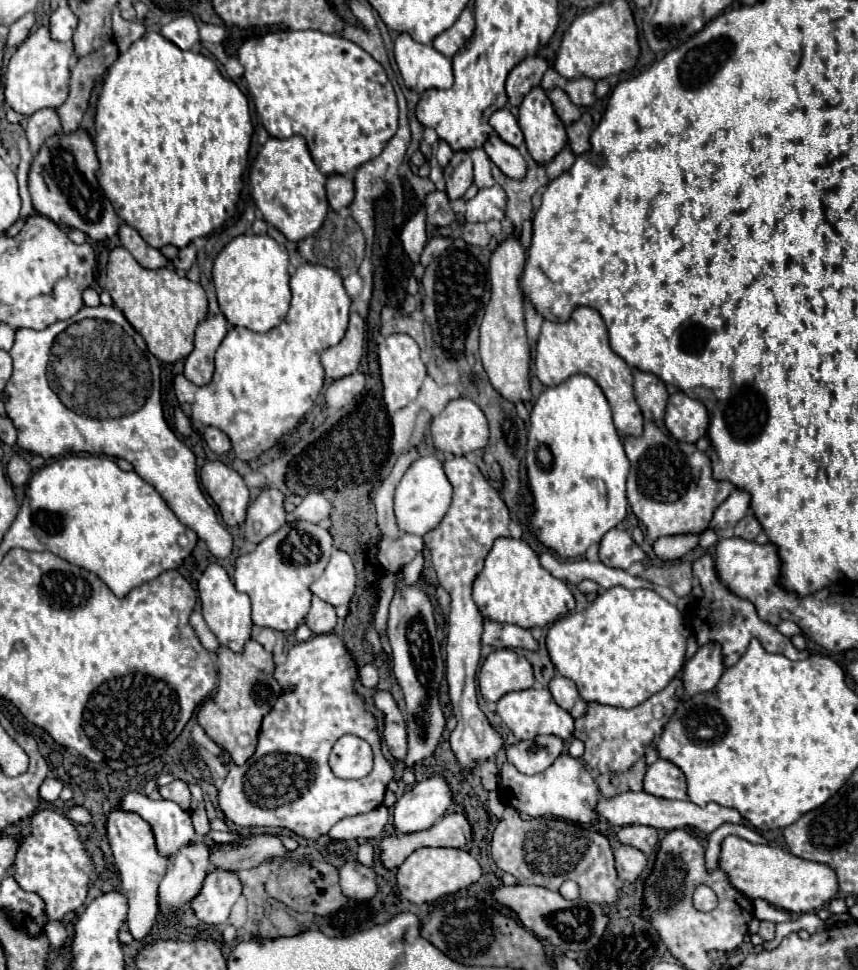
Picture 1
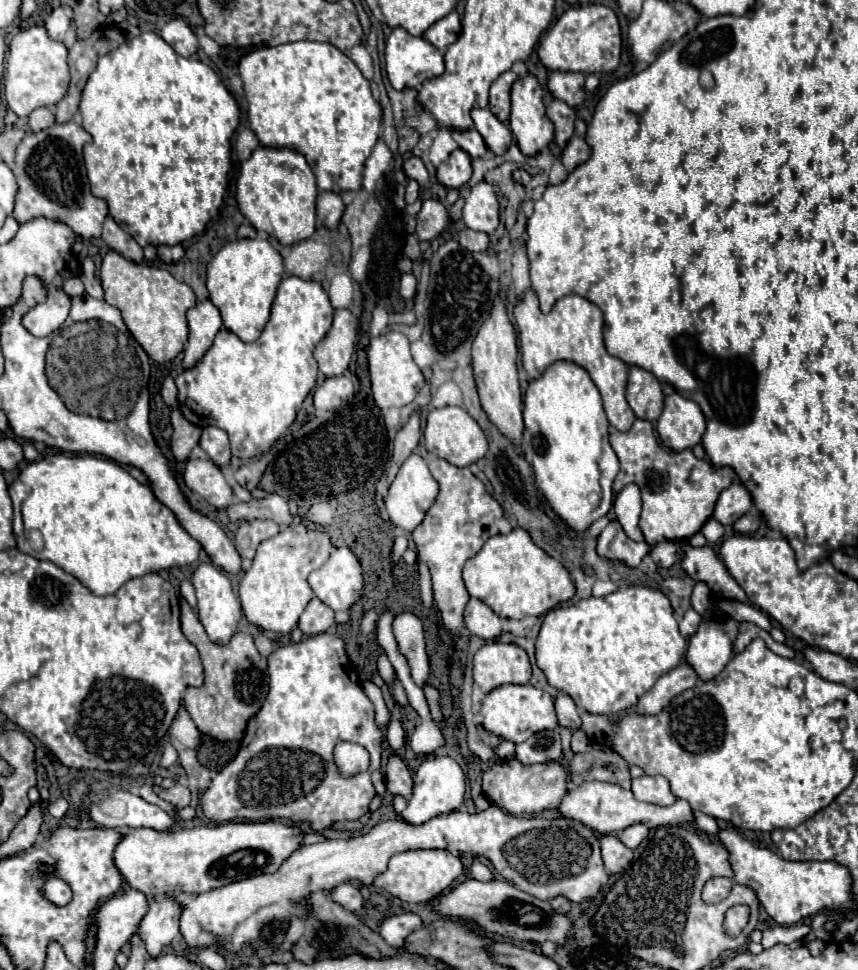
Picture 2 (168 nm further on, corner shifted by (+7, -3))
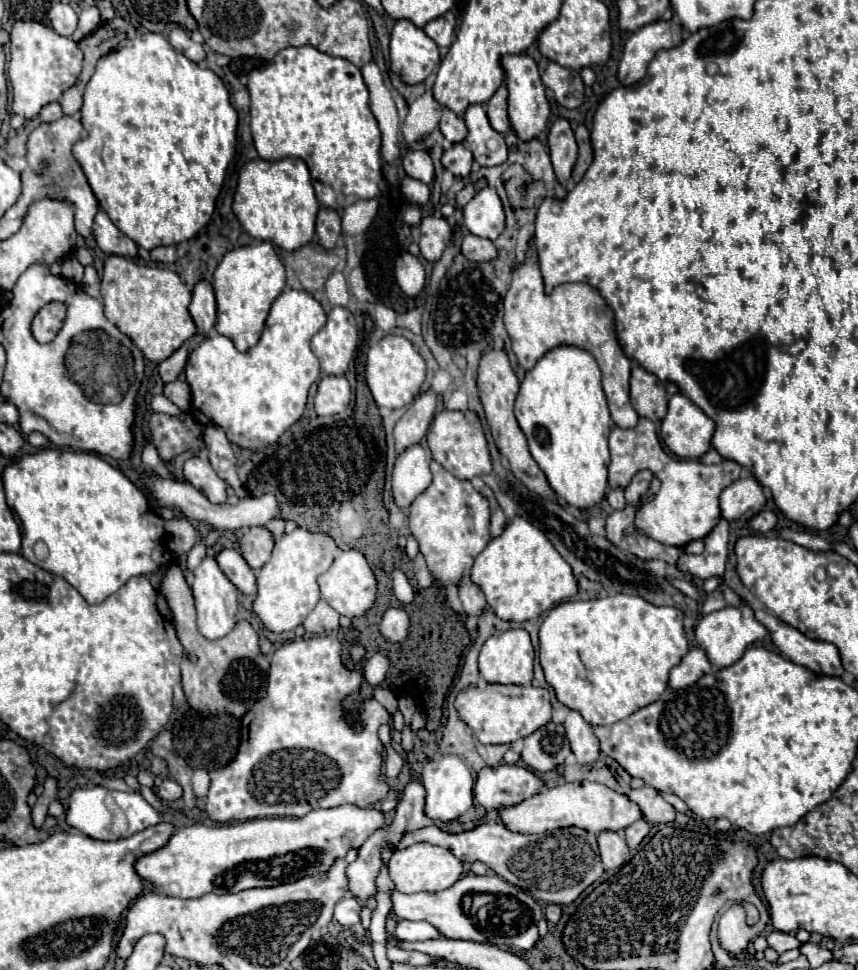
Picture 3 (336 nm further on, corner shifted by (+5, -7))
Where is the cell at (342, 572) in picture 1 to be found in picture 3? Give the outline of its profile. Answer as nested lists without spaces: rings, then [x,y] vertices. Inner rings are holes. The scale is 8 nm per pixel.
[[[344,550],[334,564],[318,576],[318,586],[322,592],[322,600],[326,600],[338,614],[354,618],[362,616],[376,600],[376,578],[366,562],[366,558],[358,550]]]

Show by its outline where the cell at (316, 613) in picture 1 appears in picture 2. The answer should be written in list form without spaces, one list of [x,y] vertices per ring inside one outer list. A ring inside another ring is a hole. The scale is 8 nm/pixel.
[[[312,598],[306,606],[306,610],[302,612],[300,620],[298,620],[298,628],[306,634],[322,634],[326,630],[330,630],[334,626],[334,610],[328,608],[322,600]]]

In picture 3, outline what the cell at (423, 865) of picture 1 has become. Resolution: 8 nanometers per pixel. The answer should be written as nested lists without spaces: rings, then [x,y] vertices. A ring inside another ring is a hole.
[[[412,844],[410,848],[394,852],[388,862],[388,868],[390,878],[396,884],[396,890],[402,894],[440,892],[450,888],[462,874],[462,862],[450,850],[432,844]]]

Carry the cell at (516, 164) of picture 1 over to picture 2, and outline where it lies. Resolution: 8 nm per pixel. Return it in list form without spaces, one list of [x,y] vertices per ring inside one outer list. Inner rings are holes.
[[[468,128],[468,130],[450,130],[450,134],[458,142],[458,146],[462,150],[466,150],[472,158],[480,158],[480,156],[484,156],[488,152],[482,136],[474,128]]]

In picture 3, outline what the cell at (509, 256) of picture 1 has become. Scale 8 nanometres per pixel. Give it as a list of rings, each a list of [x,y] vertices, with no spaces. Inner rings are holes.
[[[488,344],[484,348],[482,358],[480,358],[480,366],[478,366],[476,384],[478,384],[478,396],[480,396],[480,402],[482,402],[482,408],[484,408],[486,422],[490,426],[492,438],[494,438],[500,454],[508,458],[510,470],[514,472],[514,476],[518,476],[518,480],[522,480],[528,488],[534,488],[534,492],[542,492],[542,496],[554,498],[554,492],[548,486],[544,472],[538,468],[536,460],[530,456],[526,436],[524,436],[524,432],[520,430],[520,426],[516,422],[514,402],[516,402],[516,396],[518,396],[520,382],[518,382],[514,370],[512,370],[510,360],[508,360],[508,354],[504,350],[498,350],[494,344]]]

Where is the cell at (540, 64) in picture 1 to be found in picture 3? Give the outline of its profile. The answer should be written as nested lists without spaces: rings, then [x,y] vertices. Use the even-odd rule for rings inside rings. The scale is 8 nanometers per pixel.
[[[502,84],[496,94],[490,98],[488,102],[488,118],[490,124],[496,132],[506,134],[510,130],[510,120],[508,120],[508,112],[506,112],[506,104],[508,104],[508,90],[506,84]]]

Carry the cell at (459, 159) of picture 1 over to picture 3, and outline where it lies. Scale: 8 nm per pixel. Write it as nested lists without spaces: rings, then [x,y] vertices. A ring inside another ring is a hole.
[[[454,144],[442,156],[442,166],[448,168],[456,178],[468,178],[472,168],[472,152],[464,144]]]

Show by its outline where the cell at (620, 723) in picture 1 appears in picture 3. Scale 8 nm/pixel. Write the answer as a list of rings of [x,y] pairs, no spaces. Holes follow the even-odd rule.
[[[692,648],[682,662],[670,670],[670,680],[668,688],[670,690],[680,690],[690,684],[696,684],[704,674],[712,672],[712,664],[708,662],[706,654],[700,648]]]

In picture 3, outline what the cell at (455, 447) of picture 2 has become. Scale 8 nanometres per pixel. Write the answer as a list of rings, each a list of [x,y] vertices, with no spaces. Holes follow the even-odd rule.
[[[442,410],[442,412],[438,412],[430,424],[428,448],[432,452],[432,458],[460,480],[470,480],[472,476],[482,476],[492,470],[490,452],[486,446],[486,438],[484,438],[480,420],[470,410],[464,410],[464,412]]]

